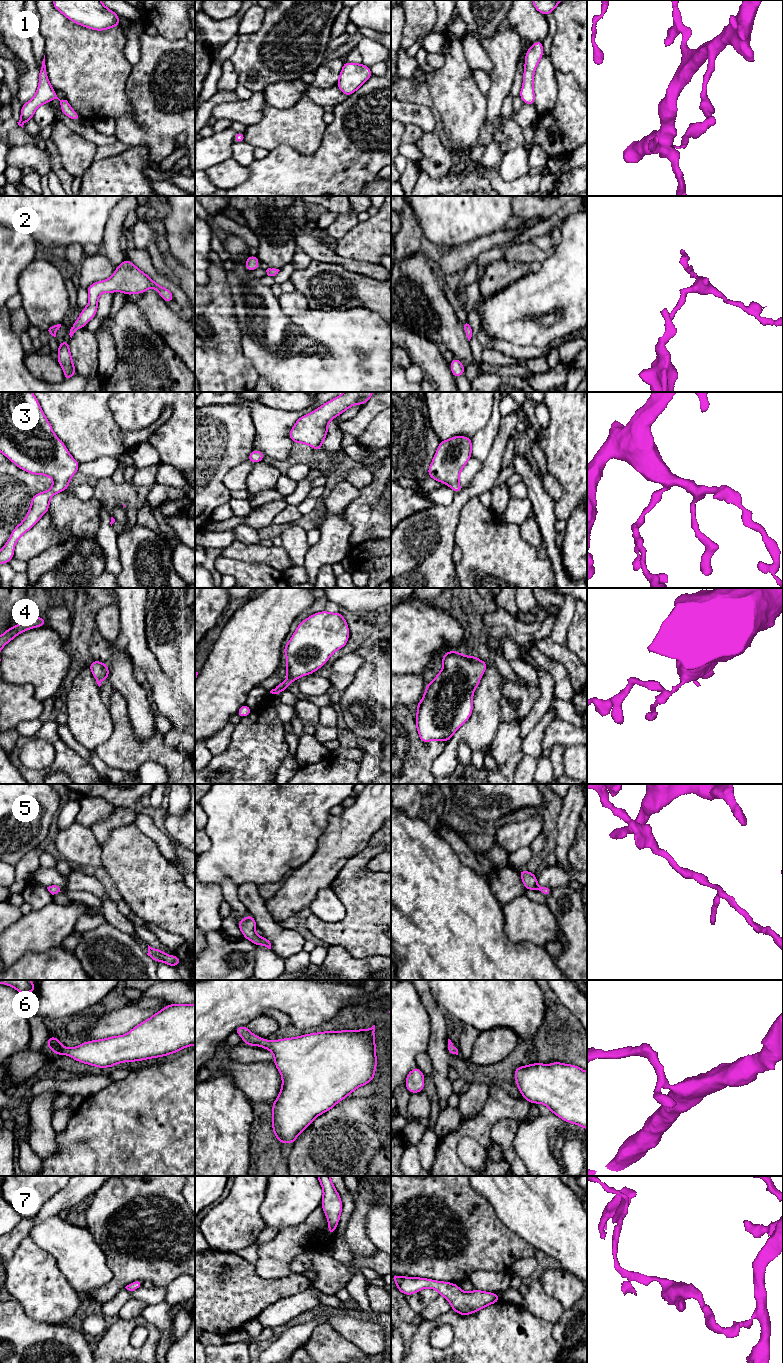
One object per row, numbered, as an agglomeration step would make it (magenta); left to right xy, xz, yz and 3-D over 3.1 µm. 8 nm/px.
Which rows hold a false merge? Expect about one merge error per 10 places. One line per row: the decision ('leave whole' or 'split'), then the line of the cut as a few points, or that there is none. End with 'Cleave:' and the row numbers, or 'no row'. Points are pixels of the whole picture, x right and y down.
1: leave whole | no cut
2: leave whole | no cut
3: leave whole | no cut
4: leave whole | no cut
5: leave whole | no cut
6: leave whole | no cut
7: leave whole | no cut
Cleave: no row

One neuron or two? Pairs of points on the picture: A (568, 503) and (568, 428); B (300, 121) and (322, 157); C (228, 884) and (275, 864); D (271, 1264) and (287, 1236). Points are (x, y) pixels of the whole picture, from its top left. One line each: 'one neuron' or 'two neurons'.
A: one neuron
B: two neurons
C: two neurons
D: one neuron

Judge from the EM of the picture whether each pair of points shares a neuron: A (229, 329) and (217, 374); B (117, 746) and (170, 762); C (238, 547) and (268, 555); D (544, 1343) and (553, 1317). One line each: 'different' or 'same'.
A: same
B: same
C: same
D: different

